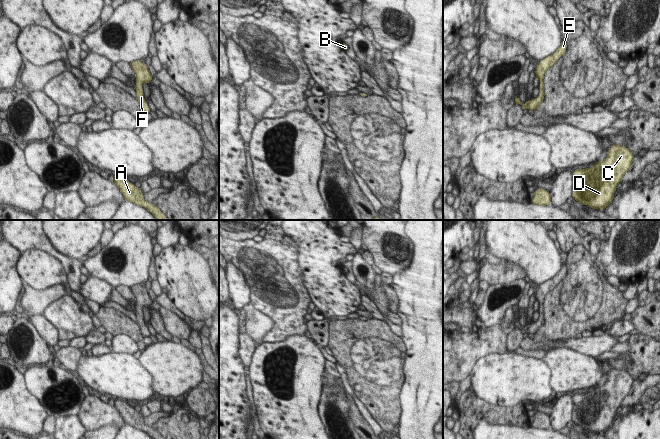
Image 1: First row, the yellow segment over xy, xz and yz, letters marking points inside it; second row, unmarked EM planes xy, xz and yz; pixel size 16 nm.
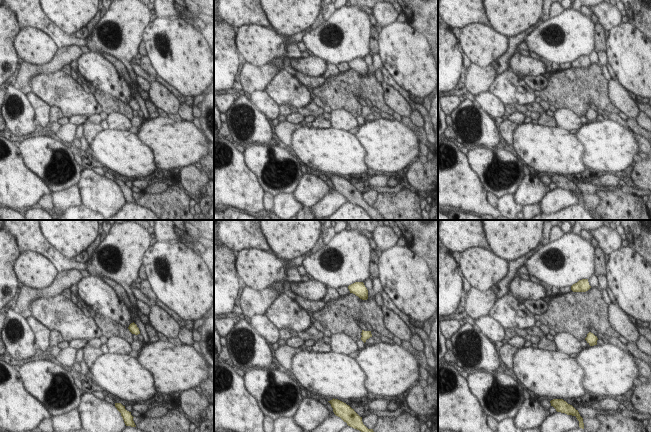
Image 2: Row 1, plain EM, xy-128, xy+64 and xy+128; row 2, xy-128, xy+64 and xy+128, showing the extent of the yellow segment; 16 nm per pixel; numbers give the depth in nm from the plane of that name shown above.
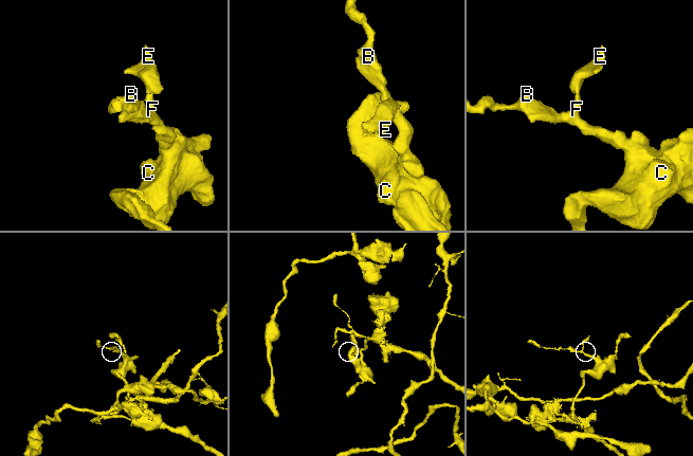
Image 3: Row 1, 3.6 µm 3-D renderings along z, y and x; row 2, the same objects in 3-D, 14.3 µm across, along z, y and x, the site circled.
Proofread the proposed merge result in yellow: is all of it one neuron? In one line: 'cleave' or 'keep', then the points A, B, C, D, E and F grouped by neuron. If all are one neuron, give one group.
keep; A B C D E F

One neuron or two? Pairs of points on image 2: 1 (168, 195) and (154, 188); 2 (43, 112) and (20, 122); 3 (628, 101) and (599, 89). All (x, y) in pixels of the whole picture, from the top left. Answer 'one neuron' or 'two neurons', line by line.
1: two neurons
2: two neurons
3: two neurons

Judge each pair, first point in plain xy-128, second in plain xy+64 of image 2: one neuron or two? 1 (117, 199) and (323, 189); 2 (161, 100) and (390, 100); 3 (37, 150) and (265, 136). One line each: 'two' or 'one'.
1: one
2: one
3: two

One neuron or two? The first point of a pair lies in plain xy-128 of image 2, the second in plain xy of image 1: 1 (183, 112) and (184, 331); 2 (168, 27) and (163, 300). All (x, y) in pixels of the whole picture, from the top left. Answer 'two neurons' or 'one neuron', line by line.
1: two neurons
2: two neurons

